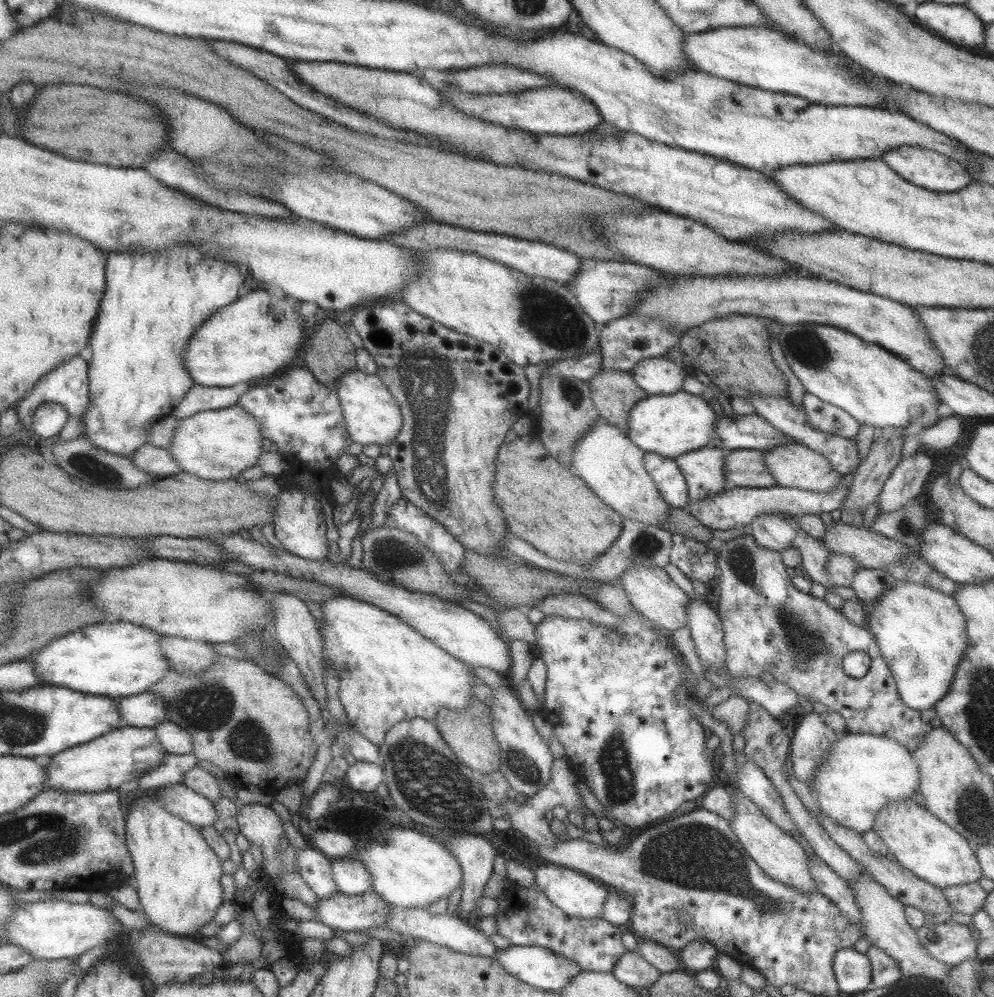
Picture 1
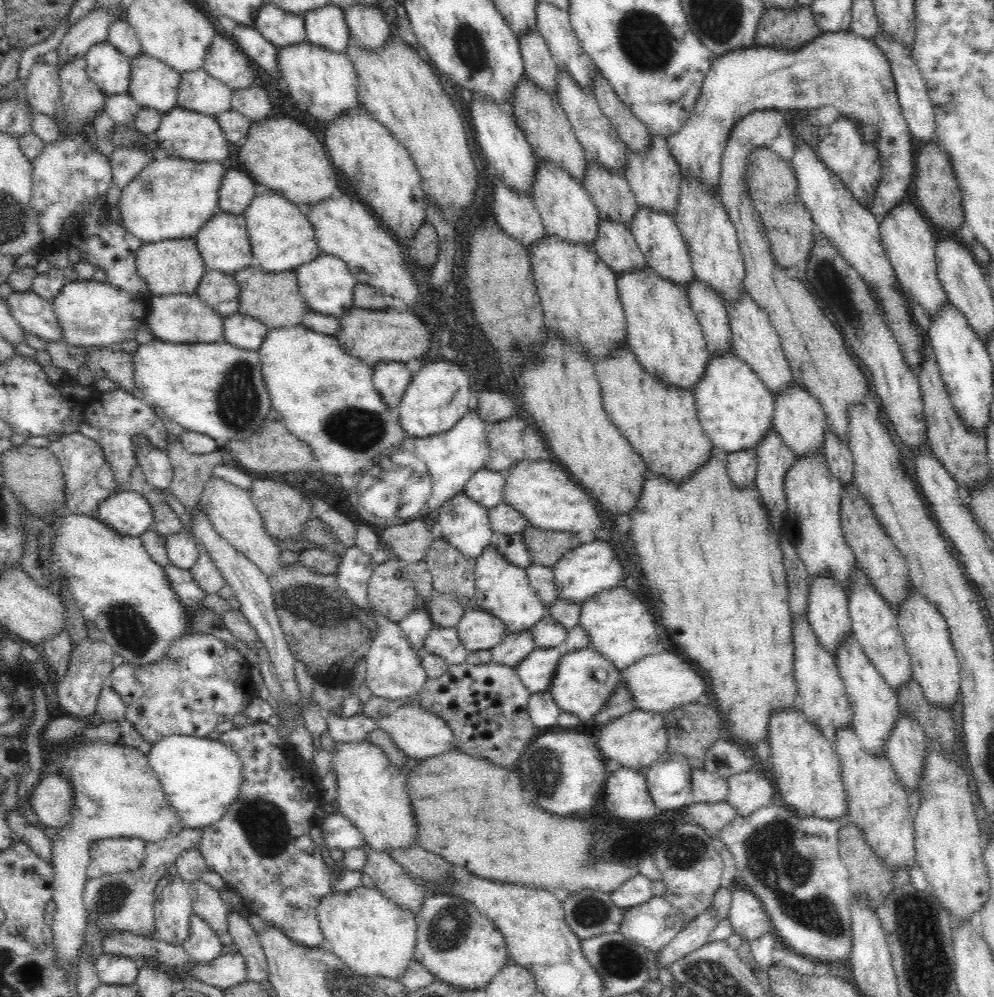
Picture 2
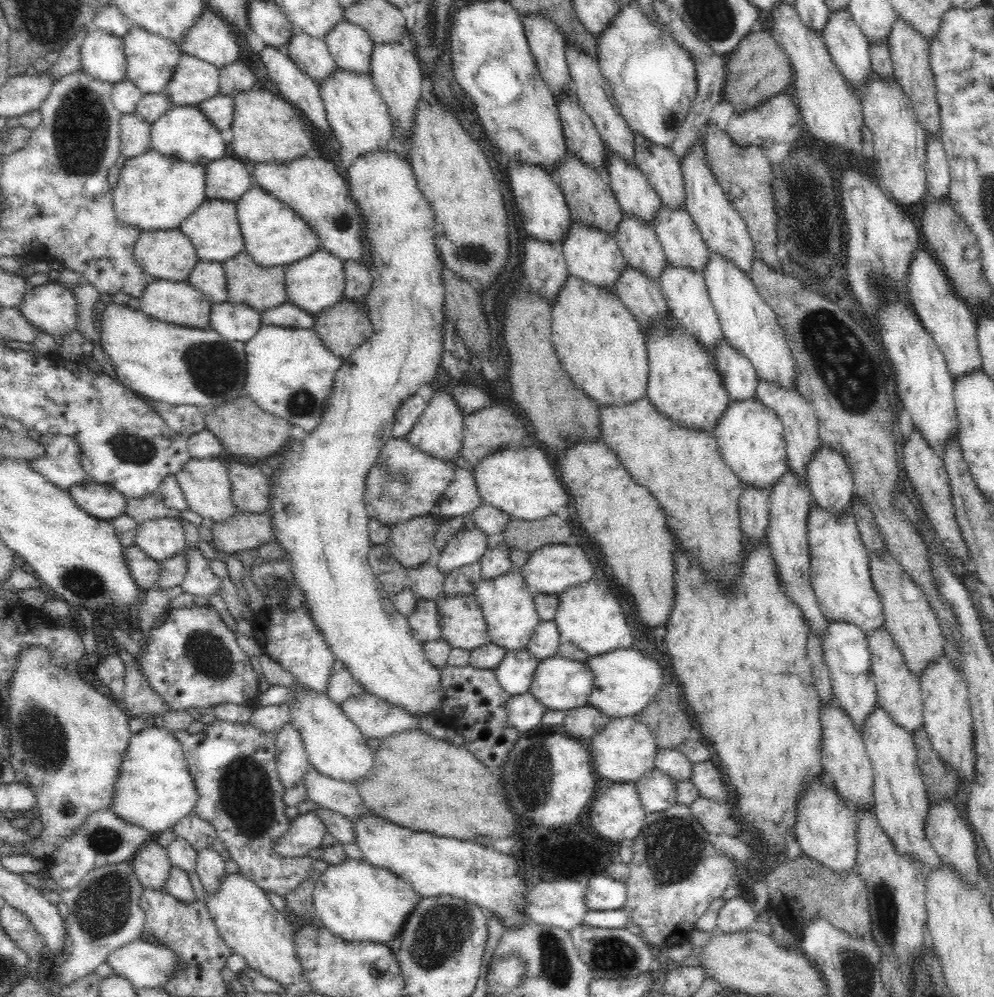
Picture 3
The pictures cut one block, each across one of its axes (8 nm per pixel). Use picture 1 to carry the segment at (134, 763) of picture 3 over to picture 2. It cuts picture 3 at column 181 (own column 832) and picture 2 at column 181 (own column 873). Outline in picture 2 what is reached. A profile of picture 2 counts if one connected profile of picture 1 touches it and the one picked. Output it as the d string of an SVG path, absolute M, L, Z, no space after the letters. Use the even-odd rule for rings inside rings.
M173 735L155 743L147 755L150 767L160 778L161 786L168 795L172 807L180 815L184 828L206 828L210 824L220 822L228 808L238 800L244 783L244 768L238 754L230 747L224 745L220 740L208 738L196 738L194 736Z

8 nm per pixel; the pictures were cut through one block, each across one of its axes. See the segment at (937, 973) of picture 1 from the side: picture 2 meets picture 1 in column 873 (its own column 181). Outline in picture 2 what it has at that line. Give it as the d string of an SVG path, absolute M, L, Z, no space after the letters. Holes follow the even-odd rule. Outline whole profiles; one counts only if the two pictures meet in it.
M164 875L155 886L153 906L154 939L183 946L190 936L192 901L188 886L176 875Z

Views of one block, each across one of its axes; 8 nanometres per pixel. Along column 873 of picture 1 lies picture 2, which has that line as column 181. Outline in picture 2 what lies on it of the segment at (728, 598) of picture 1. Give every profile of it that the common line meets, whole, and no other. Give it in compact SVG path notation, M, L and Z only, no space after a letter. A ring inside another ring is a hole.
M188 633L180 636L170 648L168 654L154 664L126 664L110 671L107 684L120 695L126 706L125 720L136 728L138 734L152 745L160 743L165 737L194 736L207 738L225 721L244 713L254 698L254 683L250 677L251 665L245 656L216 635L208 633Z

